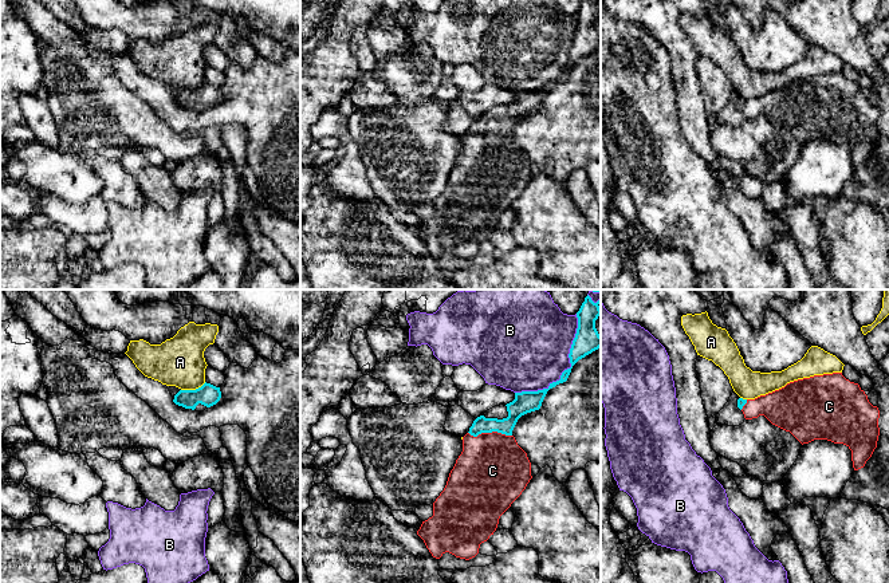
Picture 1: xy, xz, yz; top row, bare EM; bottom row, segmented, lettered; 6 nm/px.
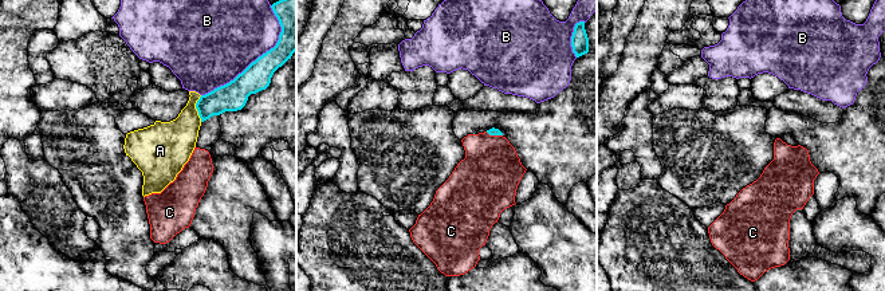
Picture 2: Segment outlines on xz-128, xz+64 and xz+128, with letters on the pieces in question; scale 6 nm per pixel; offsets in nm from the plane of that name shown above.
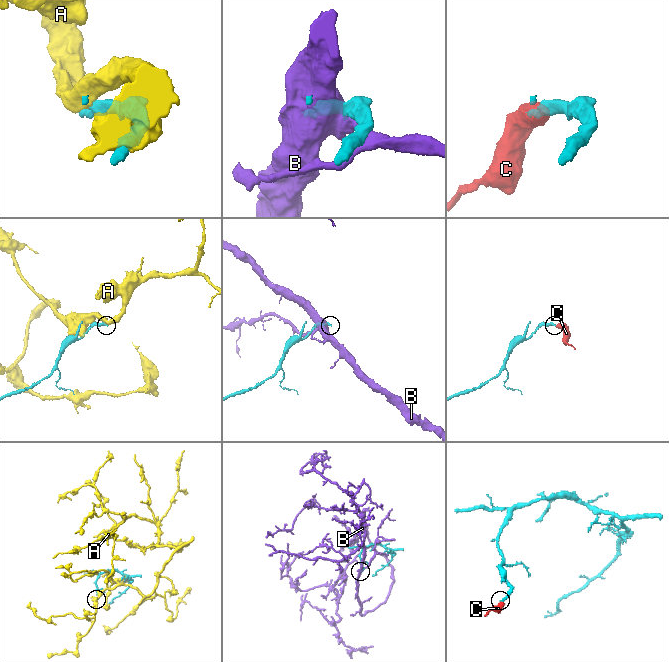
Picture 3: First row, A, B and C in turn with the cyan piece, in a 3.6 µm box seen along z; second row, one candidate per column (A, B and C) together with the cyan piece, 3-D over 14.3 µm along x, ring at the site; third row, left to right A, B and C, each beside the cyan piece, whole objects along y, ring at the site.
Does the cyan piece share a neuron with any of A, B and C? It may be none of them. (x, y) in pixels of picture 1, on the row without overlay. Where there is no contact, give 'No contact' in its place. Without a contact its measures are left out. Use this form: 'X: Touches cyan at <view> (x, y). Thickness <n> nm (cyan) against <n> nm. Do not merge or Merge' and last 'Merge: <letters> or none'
A: Touches cyan at xy (193, 90). Thickness 130 nm (cyan) against 300 nm. Do not merge
B: Touches cyan at xz (567, 69). Thickness 150 nm (cyan) against 460 nm. Do not merge
C: Touches cyan at xz (490, 132). Thickness 120 nm (cyan) against 440 nm. Merge
Merge: C

